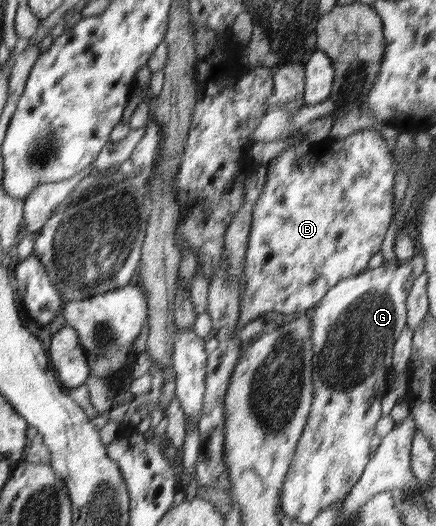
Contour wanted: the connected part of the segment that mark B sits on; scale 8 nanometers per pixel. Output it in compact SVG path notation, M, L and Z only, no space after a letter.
M298 129L291 133L286 139L296 139L294 146L286 148L280 156L272 156L267 167L267 178L265 179L265 186L263 194L258 198L254 206L254 214L252 214L252 228L250 229L249 244L247 247L247 254L245 257L244 273L242 274L242 288L239 303L239 320L237 321L238 329L243 328L249 321L261 317L263 313L270 313L270 311L277 311L286 315L294 313L295 311L305 311L312 309L321 299L326 295L326 292L334 287L339 281L345 277L359 274L361 271L367 269L368 261L372 259L380 251L382 240L385 233L388 231L392 222L392 216L396 212L395 208L395 168L392 164L392 157L390 157L389 146L387 141L382 141L380 132L376 130L362 130L343 139L334 139L334 149L336 149L336 163L314 163L314 161L304 161L306 155L310 155L312 143L307 139L302 140L304 132Z

